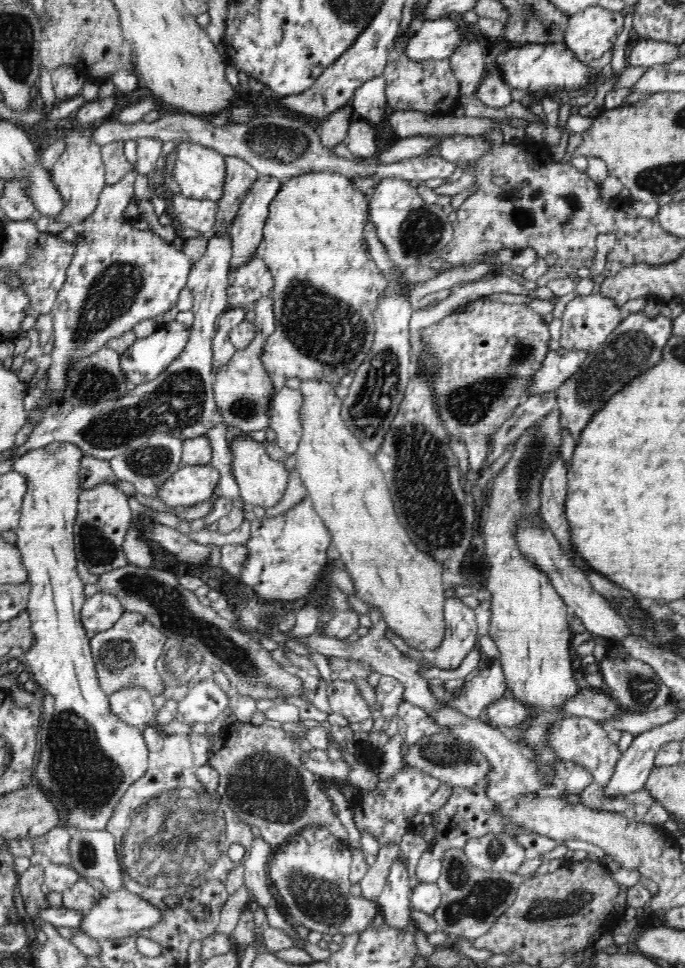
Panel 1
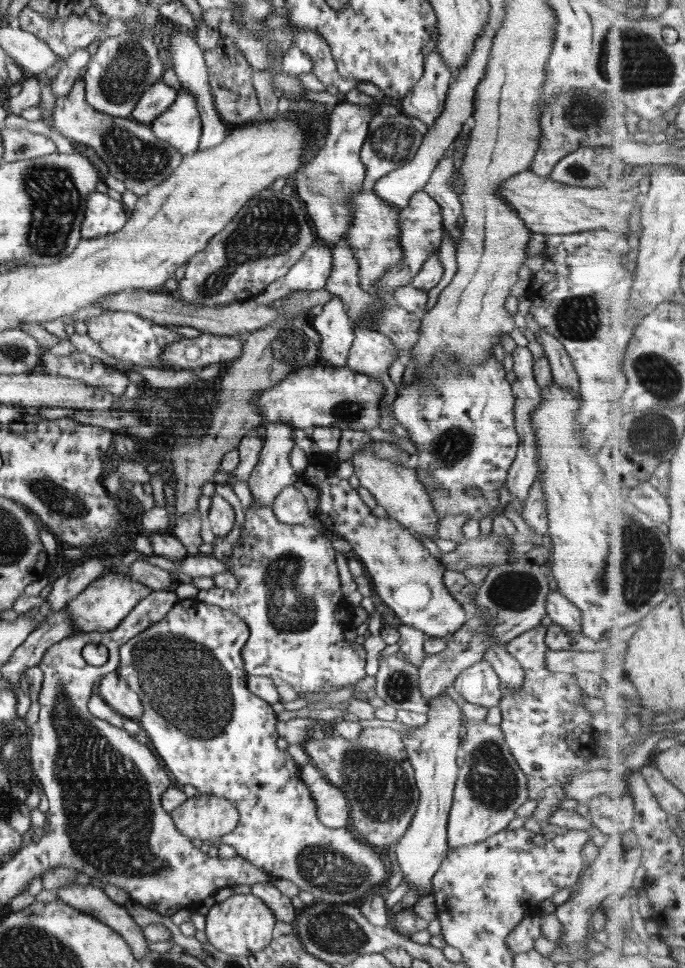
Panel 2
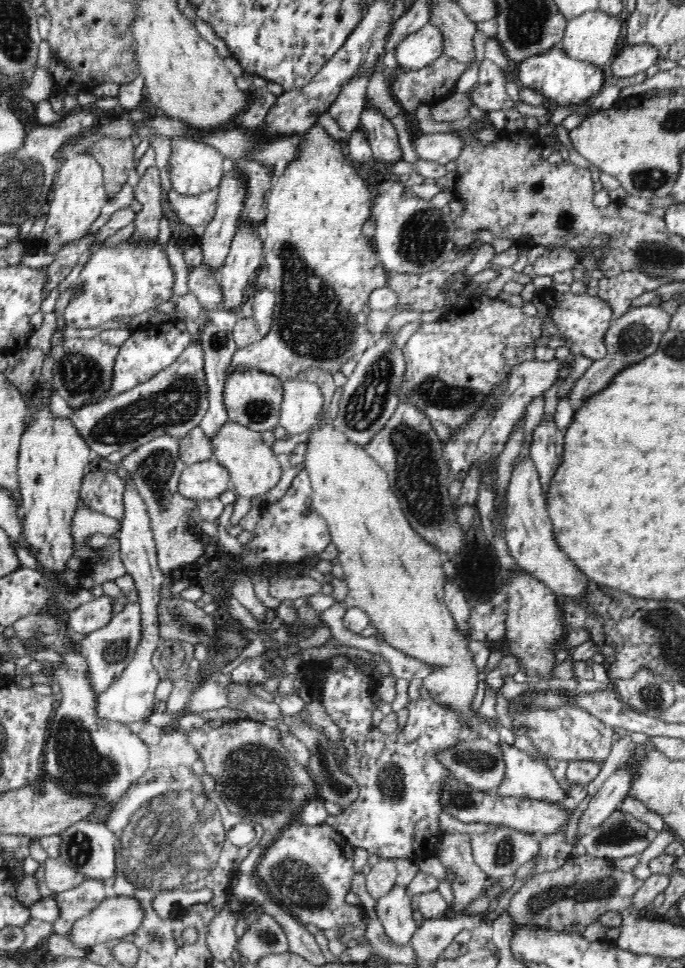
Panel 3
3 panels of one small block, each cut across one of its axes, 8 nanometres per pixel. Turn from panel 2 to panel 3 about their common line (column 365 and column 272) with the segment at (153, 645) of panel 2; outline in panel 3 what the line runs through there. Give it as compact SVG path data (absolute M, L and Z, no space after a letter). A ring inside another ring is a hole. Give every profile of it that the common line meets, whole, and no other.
M326 823L316 826L292 824L281 830L280 836L263 849L263 854L256 862L255 874L268 892L286 912L290 913L303 925L315 924L320 930L341 926L358 925L363 919L363 909L359 905L346 903L344 897L351 890L354 872L354 849L350 841Z

